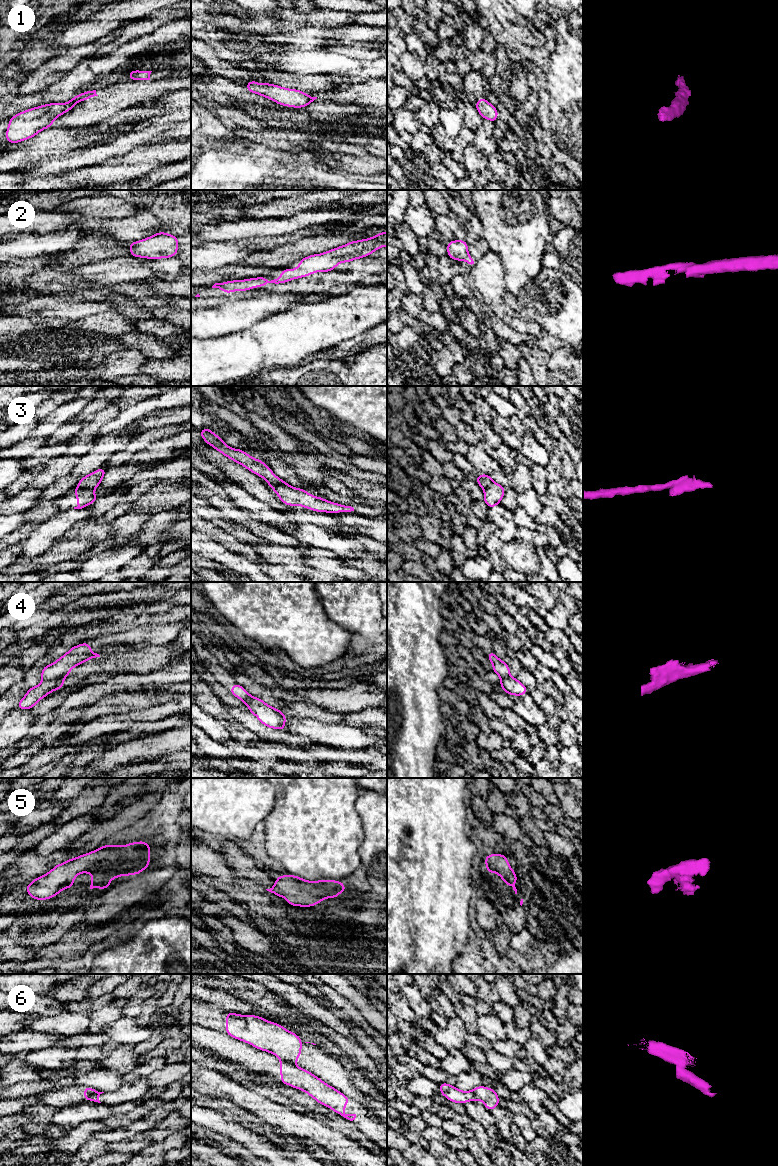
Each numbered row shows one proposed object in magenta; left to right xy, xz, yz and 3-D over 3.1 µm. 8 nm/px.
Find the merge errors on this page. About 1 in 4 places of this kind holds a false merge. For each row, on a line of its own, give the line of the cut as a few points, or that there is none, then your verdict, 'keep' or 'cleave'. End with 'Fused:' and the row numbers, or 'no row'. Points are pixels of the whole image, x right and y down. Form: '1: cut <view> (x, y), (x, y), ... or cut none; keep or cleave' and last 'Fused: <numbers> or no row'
1: cut none; keep
2: cut none; keep
3: cut xz (269, 483), (288, 485); cleave
4: cut xy (66, 675), (43, 681); cleave
5: cut none; keep
6: cut xz (280, 1059), (294, 1065); cleave
Fused: 3, 4, 6

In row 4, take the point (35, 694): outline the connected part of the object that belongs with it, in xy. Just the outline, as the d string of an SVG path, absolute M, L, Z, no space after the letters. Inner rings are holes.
M63 676L53 680L42 681L37 686L27 689L26 695L20 699L17 708L21 710L31 709L53 690L57 691L64 687L64 679L66 677L67 676Z

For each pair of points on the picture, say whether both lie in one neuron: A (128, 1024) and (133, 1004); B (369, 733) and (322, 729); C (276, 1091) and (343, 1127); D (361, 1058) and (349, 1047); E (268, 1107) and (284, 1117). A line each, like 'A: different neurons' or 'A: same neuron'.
A: different neurons
B: same neuron
C: same neuron
D: same neuron
E: same neuron

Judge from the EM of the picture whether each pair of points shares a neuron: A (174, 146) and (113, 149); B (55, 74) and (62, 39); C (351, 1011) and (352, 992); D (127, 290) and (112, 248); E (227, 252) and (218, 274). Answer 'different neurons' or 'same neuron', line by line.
A: different neurons
B: different neurons
C: different neurons
D: different neurons
E: different neurons

